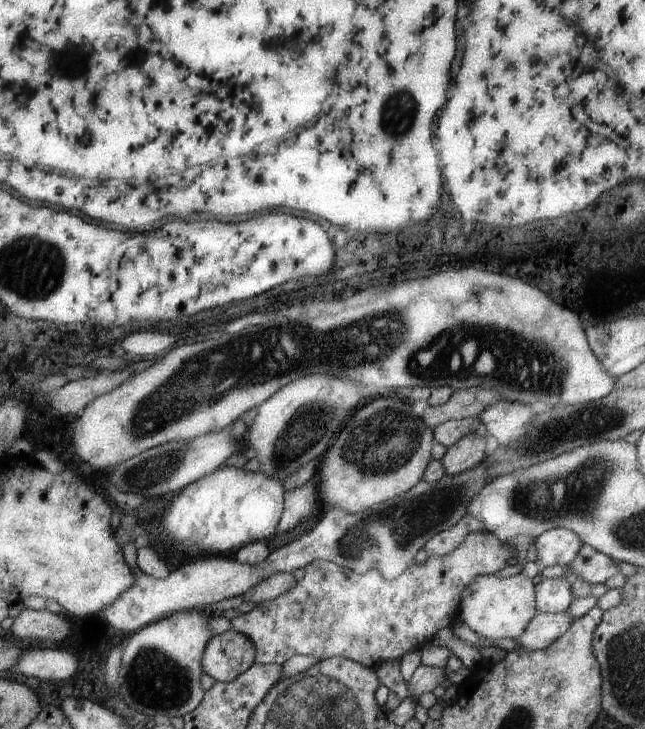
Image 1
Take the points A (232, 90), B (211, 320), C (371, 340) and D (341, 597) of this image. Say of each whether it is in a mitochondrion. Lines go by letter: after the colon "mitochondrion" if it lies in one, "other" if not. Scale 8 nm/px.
A: other
B: other
C: mitochondrion
D: other

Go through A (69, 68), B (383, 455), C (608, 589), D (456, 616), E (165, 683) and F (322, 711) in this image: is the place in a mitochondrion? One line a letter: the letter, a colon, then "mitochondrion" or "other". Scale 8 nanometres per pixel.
A: other
B: mitochondrion
C: other
D: other
E: mitochondrion
F: mitochondrion

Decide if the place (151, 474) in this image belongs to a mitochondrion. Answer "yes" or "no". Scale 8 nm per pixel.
yes

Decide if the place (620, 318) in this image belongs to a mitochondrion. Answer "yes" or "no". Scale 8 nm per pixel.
no

